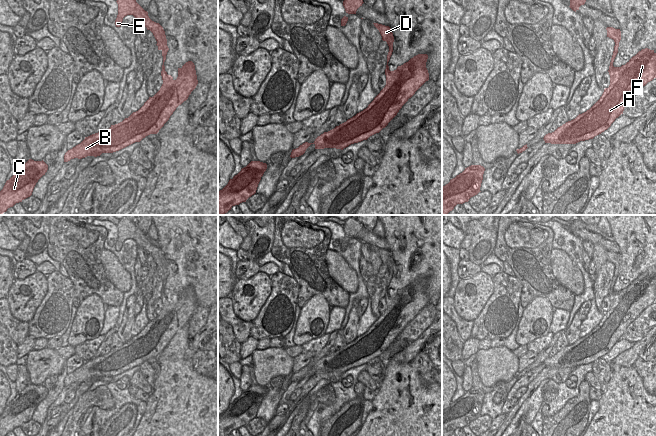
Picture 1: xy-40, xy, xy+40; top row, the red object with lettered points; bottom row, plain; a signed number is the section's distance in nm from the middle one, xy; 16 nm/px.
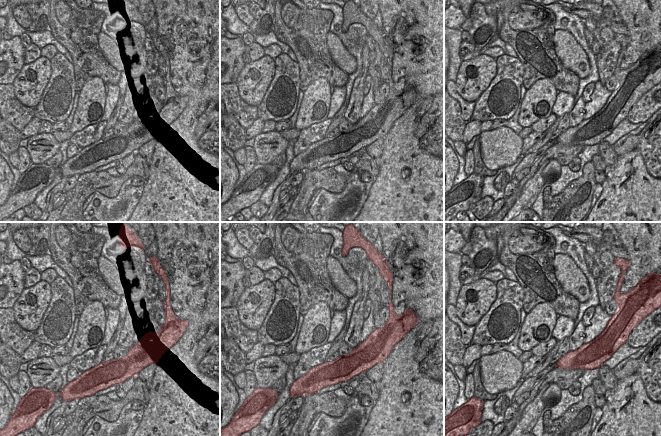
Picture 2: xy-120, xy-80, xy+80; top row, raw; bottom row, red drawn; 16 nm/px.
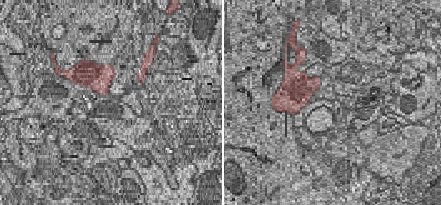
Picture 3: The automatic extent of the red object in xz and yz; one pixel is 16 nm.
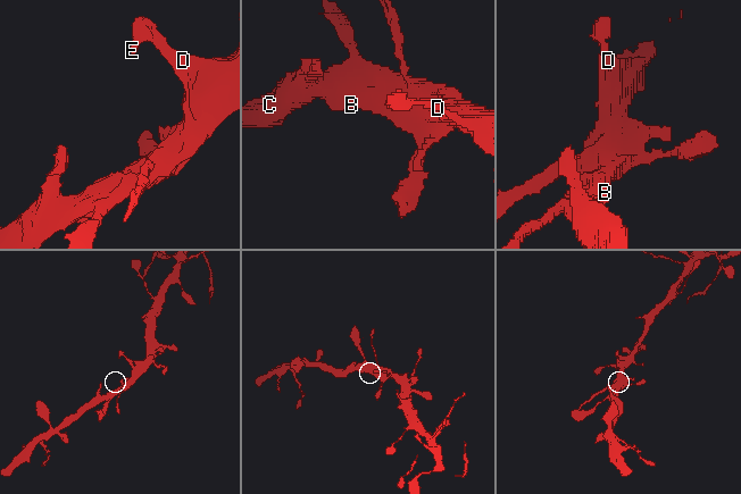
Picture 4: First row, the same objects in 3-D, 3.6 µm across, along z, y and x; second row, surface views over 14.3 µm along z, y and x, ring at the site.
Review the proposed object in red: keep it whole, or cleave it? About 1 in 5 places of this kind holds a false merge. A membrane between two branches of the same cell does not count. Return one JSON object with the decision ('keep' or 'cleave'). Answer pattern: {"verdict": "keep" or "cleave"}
{"verdict": "keep"}

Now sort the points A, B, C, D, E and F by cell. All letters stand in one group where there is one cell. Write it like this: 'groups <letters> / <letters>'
groups A B C D E F

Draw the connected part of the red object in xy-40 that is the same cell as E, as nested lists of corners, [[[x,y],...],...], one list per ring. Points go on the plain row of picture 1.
[[[126,217],[119,220],[118,239],[115,244],[116,251],[120,251],[123,242],[133,239],[138,247],[150,254],[156,265],[158,274],[162,275],[163,289],[161,300],[163,308],[160,314],[144,327],[136,336],[133,336],[122,346],[111,349],[108,354],[92,358],[64,379],[64,386],[71,383],[82,383],[87,380],[100,380],[102,377],[119,375],[135,366],[140,366],[150,358],[157,358],[176,332],[186,325],[198,308],[195,289],[192,285],[186,286],[178,292],[176,304],[165,295],[164,286],[169,274],[163,251],[152,245],[133,221]]]

